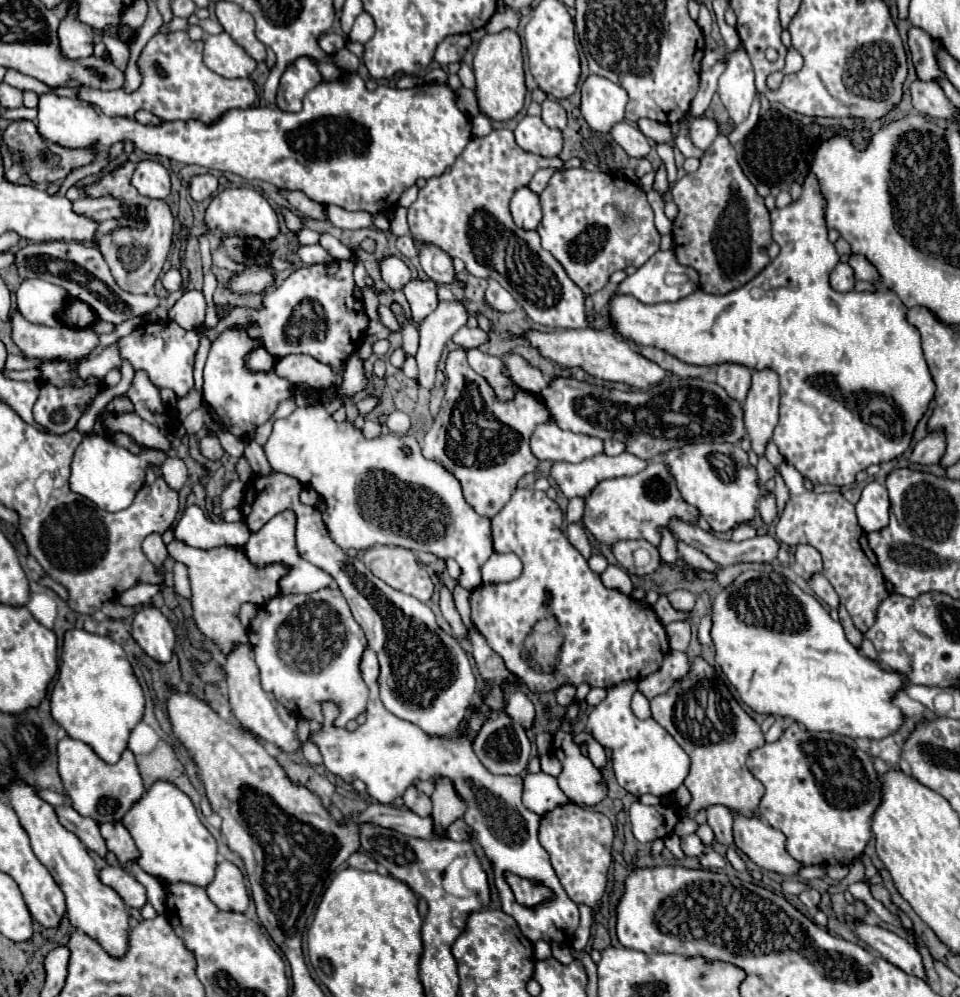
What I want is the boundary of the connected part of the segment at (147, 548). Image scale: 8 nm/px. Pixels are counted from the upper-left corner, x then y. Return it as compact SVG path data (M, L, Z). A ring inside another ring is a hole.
M158 533L154 535L148 535L142 543L142 549L144 549L144 555L146 559L154 565L154 569L164 575L164 559L168 557L168 551L166 551L166 545L162 543L162 537Z

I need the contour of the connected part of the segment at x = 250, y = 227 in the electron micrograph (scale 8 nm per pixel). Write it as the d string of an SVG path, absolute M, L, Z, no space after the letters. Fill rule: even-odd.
M226 187L220 191L206 209L206 227L220 229L224 235L246 235L246 237L260 237L270 241L278 235L278 215L272 205L256 191L256 189L242 189L242 187Z

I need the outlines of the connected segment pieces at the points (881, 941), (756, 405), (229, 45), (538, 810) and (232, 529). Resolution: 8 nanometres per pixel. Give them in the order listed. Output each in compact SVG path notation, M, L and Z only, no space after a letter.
M856 921L852 925L852 931L862 943L872 947L876 953L880 953L892 965L900 967L904 973L926 979L922 957L916 951L916 947L910 945L906 939L894 935L888 929L882 929L878 925L868 925L864 921Z
M754 371L752 387L742 403L744 427L752 441L752 451L764 455L766 443L772 439L772 431L778 425L778 377L774 371Z
M206 35L204 39L204 63L222 77L248 77L256 69L256 61L246 55L230 35Z
M536 773L536 775L526 775L524 777L524 805L534 811L536 815L544 815L552 811L558 805L564 805L568 799L562 795L556 777L546 775L546 773Z
M190 505L176 527L172 529L174 537L180 543L186 543L194 549L212 549L220 545L244 545L250 539L250 529L246 523L226 523L226 521L212 521L204 515L204 511L196 505Z

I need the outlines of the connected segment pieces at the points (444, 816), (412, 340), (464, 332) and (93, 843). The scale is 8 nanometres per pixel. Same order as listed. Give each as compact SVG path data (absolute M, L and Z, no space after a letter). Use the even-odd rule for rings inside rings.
M440 779L434 785L432 793L432 821L434 821L434 833L442 839L446 837L446 829L464 817L466 803L454 793L454 787L448 779Z
M392 301L392 303L390 303L390 309L392 309L392 313L396 315L396 319L398 319L400 325L402 325L402 337L404 337L402 349L404 349L408 355L416 355L416 349L418 349L418 331L416 331L416 325L412 323L410 315L404 313L404 309L402 309L400 303Z
M462 327L458 333L454 333L452 341L456 345L460 345L462 349L474 349L478 347L480 343L484 343L488 337L482 329L470 329L470 327Z
M72 805L56 807L56 813L58 813L60 823L62 823L68 831L72 831L90 851L98 853L100 857L104 857L104 855L108 853L106 843L104 843L100 831L98 831L98 823L96 823L94 819L78 815L78 813L72 809Z

